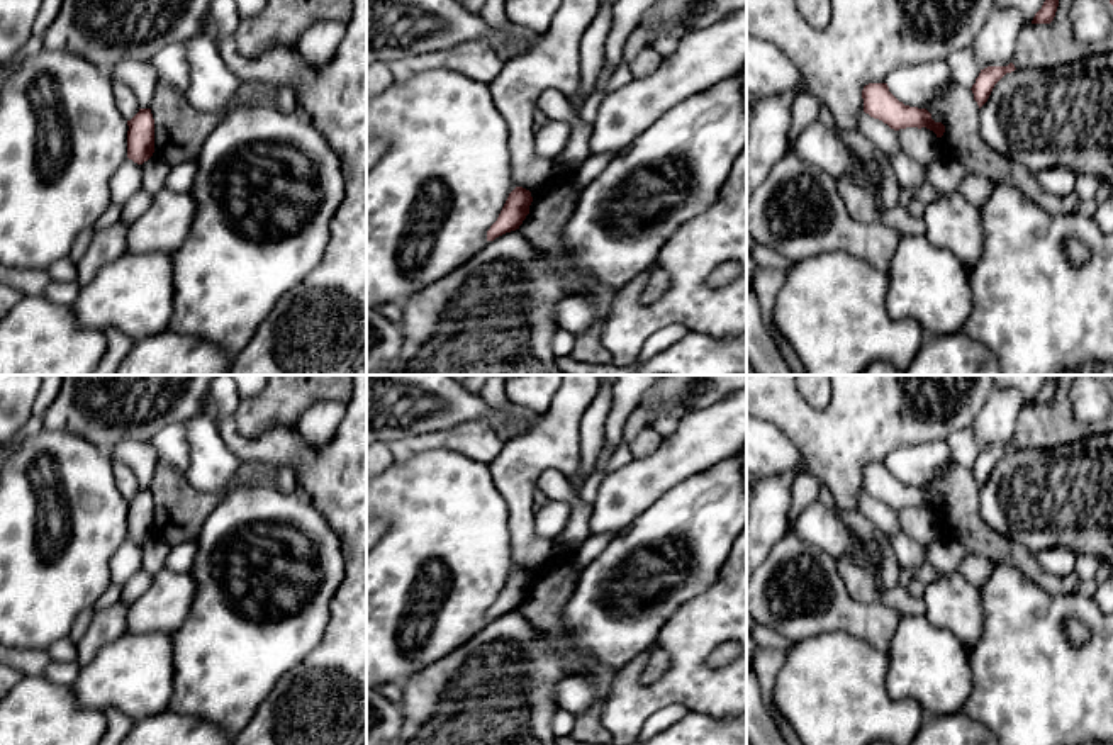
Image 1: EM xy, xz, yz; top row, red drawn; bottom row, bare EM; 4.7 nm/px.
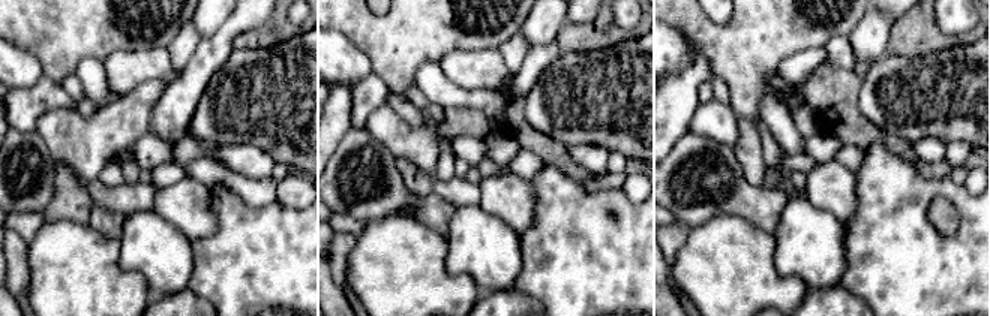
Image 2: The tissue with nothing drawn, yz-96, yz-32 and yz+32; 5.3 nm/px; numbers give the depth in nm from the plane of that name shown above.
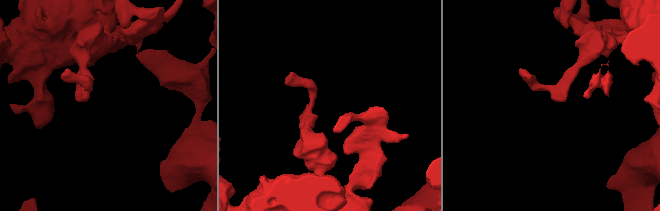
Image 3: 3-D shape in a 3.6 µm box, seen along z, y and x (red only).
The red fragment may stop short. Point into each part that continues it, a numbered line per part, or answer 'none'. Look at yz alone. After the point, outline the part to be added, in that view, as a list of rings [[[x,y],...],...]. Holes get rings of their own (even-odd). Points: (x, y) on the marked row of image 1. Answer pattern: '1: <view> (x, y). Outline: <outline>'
none

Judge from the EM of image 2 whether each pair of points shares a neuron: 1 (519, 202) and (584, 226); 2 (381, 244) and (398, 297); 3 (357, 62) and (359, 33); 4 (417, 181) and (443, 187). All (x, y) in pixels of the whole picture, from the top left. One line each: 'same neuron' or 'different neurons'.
1: different neurons
2: same neuron
3: different neurons
4: different neurons

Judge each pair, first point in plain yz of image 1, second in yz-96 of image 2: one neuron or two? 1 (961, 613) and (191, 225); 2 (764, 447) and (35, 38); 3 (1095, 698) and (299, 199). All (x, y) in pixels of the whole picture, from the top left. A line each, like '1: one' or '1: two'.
1: one
2: two
3: two

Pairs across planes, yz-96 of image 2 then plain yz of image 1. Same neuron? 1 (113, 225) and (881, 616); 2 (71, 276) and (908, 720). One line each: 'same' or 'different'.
1: same
2: same

